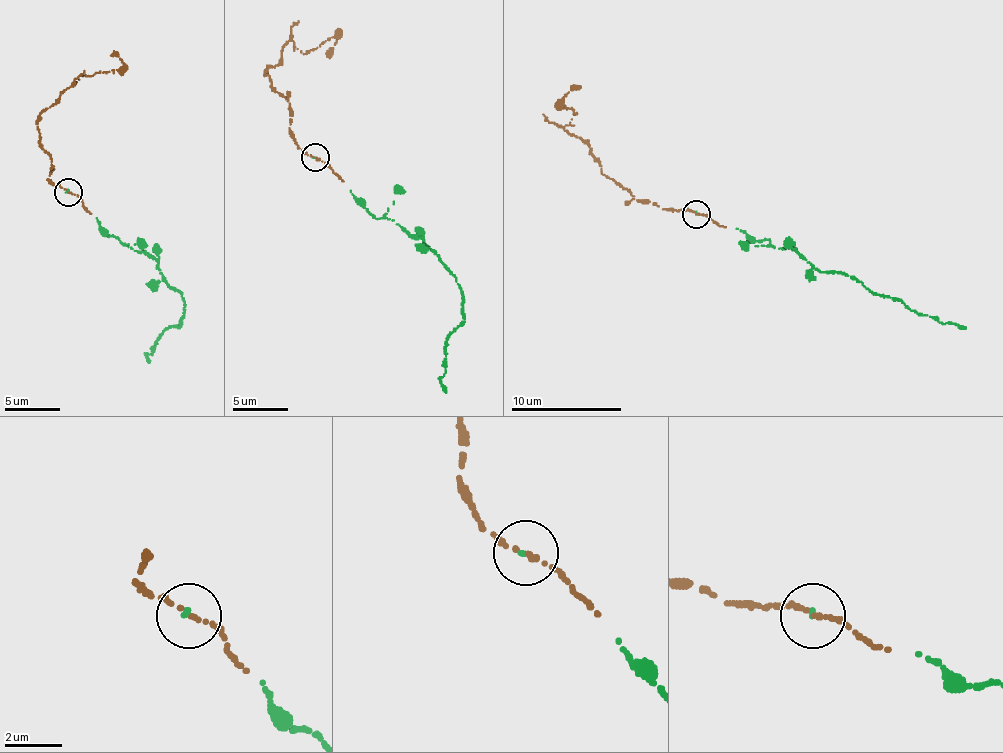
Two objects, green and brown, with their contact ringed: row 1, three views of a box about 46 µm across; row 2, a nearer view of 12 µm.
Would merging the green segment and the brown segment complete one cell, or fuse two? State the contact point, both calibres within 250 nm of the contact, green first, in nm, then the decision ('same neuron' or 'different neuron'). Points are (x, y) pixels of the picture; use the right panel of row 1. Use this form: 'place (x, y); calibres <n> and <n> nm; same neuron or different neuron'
place (696, 214); calibres 130 and 130 nm; same neuron

